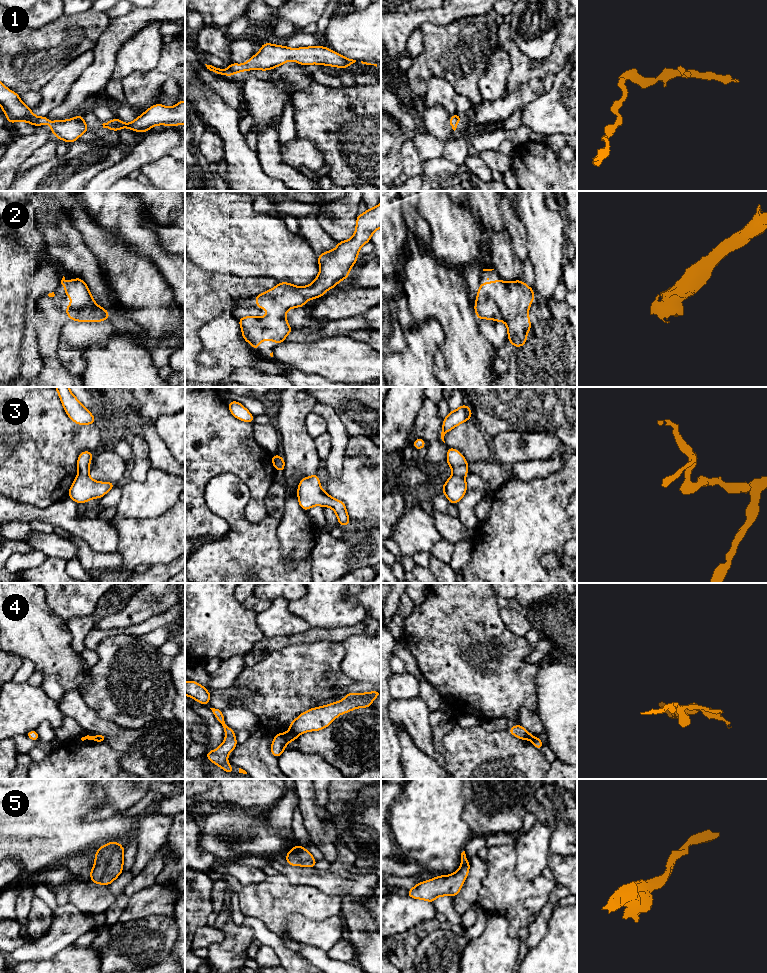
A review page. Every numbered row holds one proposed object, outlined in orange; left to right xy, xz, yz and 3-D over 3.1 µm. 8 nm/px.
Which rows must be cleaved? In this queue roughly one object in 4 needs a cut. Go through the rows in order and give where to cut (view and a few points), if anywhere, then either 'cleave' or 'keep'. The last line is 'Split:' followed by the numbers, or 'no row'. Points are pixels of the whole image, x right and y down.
1: no cut; keep
2: no cut; keep
3: no cut; keep
4: cut in xy along (92, 736), (101, 741); cleave
5: no cut; keep
Split: 4

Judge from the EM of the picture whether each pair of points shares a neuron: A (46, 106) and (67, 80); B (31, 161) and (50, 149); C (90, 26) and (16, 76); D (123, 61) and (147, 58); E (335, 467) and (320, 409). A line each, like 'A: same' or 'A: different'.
A: same
B: same
C: same
D: same
E: same

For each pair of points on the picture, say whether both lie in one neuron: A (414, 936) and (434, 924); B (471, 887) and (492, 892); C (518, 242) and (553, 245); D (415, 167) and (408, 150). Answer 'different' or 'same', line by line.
A: same
B: different
C: different
D: same

